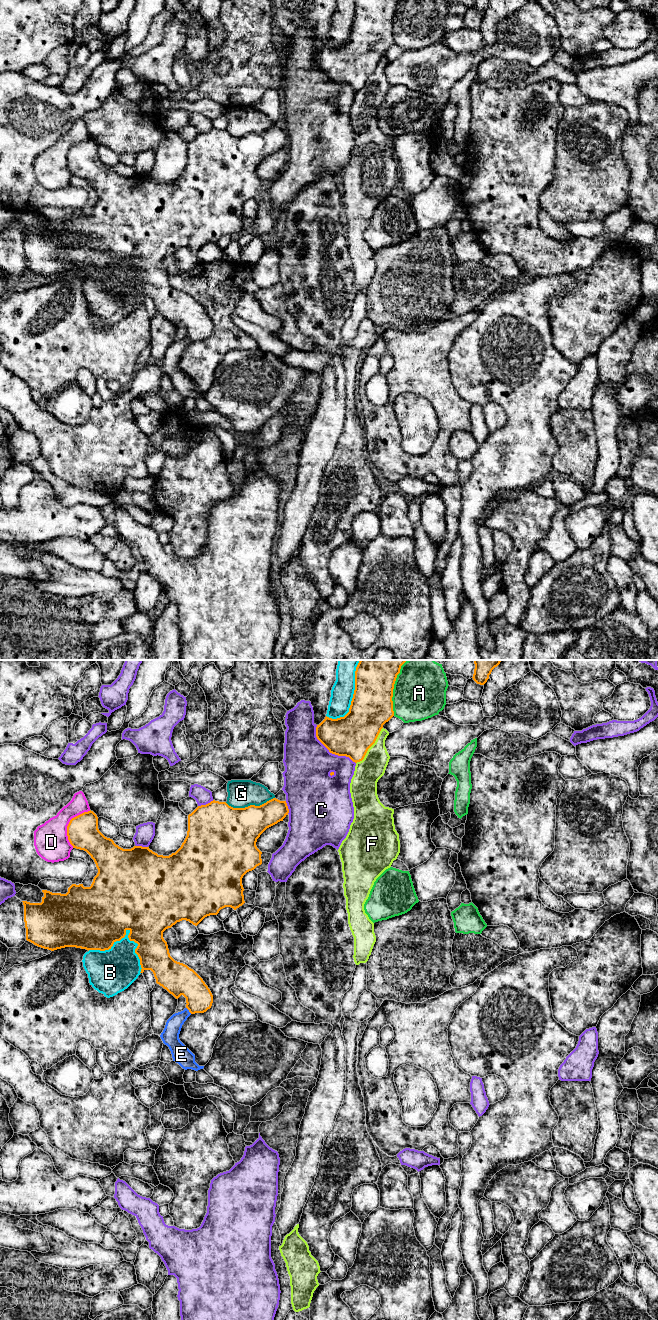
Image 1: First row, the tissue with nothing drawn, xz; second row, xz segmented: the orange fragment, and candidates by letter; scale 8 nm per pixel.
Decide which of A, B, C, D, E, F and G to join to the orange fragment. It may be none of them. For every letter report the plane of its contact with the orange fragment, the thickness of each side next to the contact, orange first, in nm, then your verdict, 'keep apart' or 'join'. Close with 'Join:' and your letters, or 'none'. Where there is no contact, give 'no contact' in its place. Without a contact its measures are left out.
A: xz | 340/380 nm | keep apart
B: xz | 420/320 nm | keep apart
C: xz | 340/380 nm | keep apart
D: xz | 260/280 nm | keep apart
E: xz | 240/140 nm | keep apart
F: xz | 340/220 nm | keep apart
G: xz | 380/220 nm | keep apart
Join: none

